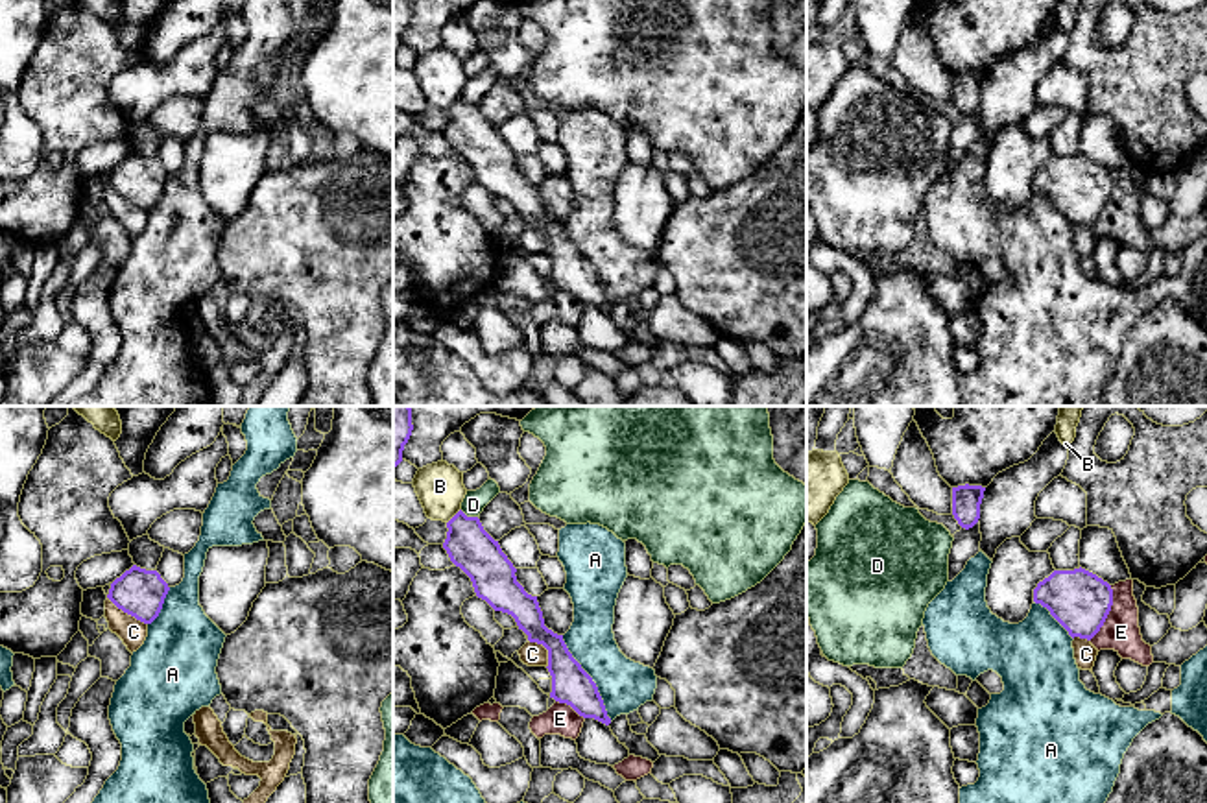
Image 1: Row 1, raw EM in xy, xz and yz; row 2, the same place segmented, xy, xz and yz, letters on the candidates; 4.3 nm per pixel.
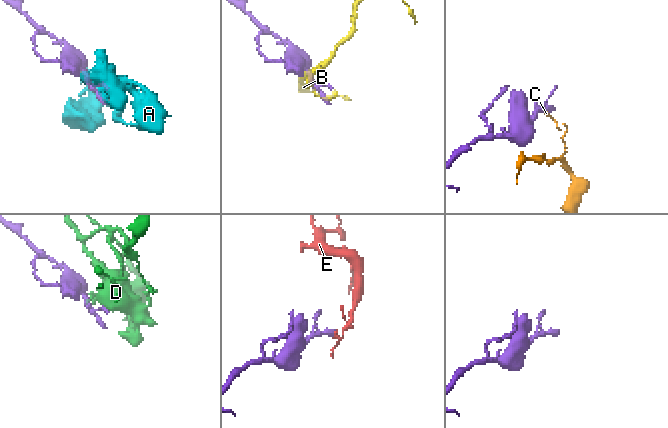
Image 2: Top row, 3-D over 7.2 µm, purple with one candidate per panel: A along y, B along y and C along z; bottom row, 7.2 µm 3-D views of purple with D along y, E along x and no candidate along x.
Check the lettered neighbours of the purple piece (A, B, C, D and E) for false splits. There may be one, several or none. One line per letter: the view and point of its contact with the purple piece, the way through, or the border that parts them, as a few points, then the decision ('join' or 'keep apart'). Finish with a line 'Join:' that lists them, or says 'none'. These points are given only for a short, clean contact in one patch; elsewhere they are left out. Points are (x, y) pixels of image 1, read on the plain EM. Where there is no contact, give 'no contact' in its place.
A: meets purple in xz at (591, 264); border along xz (561, 222), (571, 242), (595, 270), (606, 301), (611, 307); keep apart
B: meets purple in xz at (454, 102); keep apart
C: meets purple in xy at (128, 200); border along xy (107, 183), (146, 211); keep apart
D: meets purple in xz at (469, 104); border along xz (460, 96), (477, 104); keep apart
E: meets purple in yz at (1108, 200); border along yz (1111, 172), (1111, 196), (1104, 211), (1089, 226); keep apart
Join: none

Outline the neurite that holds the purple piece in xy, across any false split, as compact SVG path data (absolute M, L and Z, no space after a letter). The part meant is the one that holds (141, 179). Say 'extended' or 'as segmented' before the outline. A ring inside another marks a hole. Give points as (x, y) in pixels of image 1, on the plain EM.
as segmented | M133 151L111 170L107 185L124 199L151 210L164 190L170 174L157 157Z

